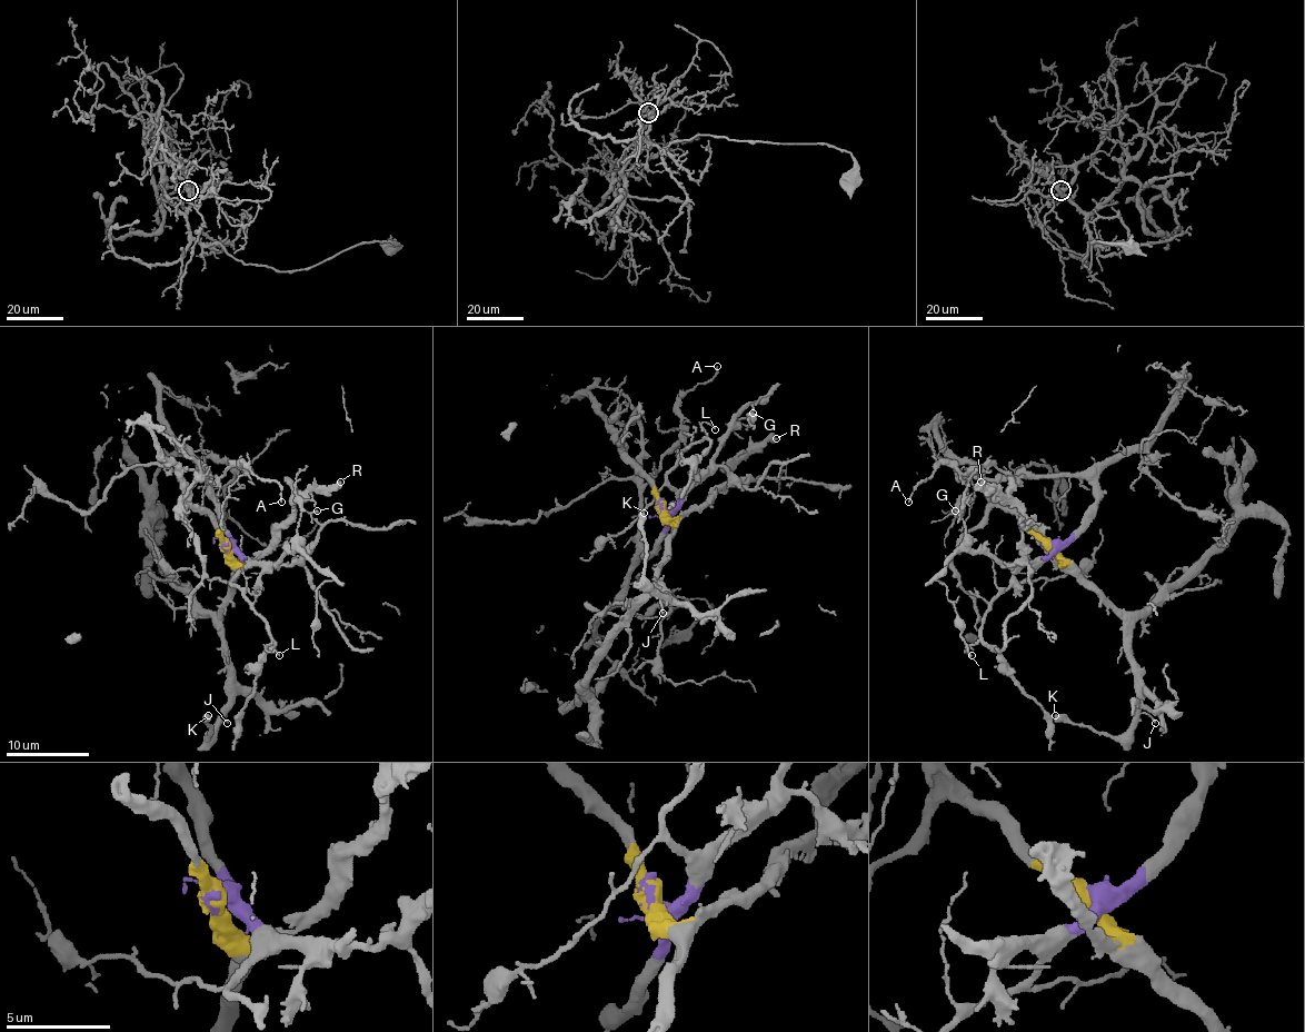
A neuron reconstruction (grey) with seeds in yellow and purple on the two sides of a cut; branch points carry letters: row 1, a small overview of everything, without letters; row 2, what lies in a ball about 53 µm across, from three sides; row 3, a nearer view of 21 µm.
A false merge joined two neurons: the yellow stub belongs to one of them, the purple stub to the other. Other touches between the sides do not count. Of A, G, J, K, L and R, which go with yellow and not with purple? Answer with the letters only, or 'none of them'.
J, K, R

